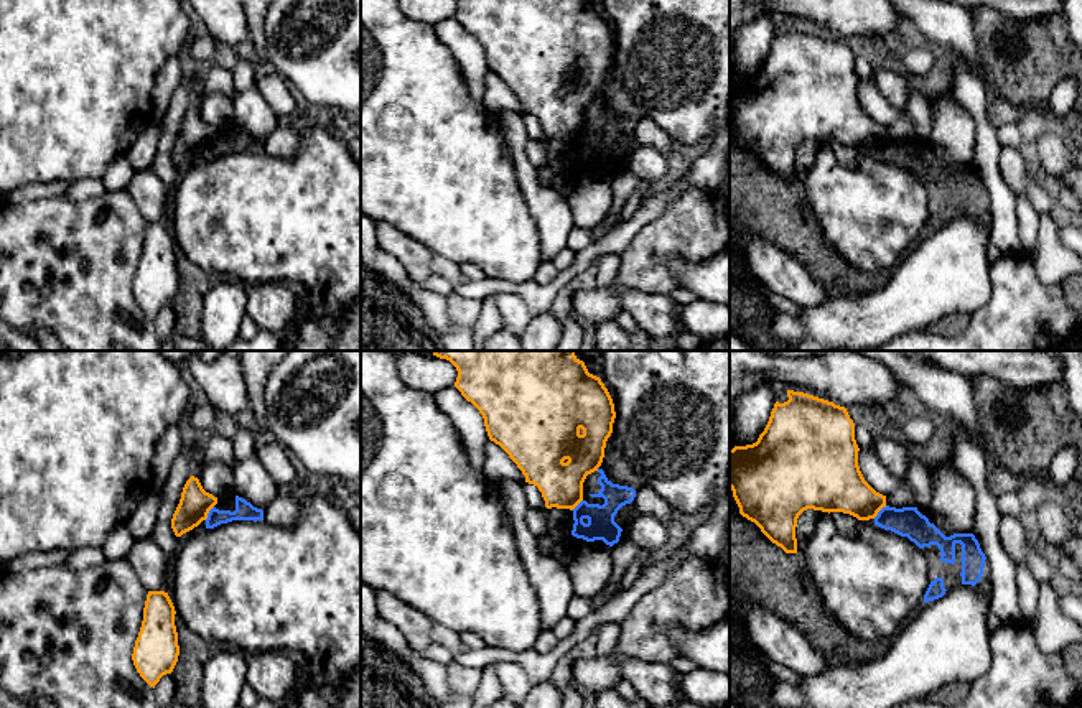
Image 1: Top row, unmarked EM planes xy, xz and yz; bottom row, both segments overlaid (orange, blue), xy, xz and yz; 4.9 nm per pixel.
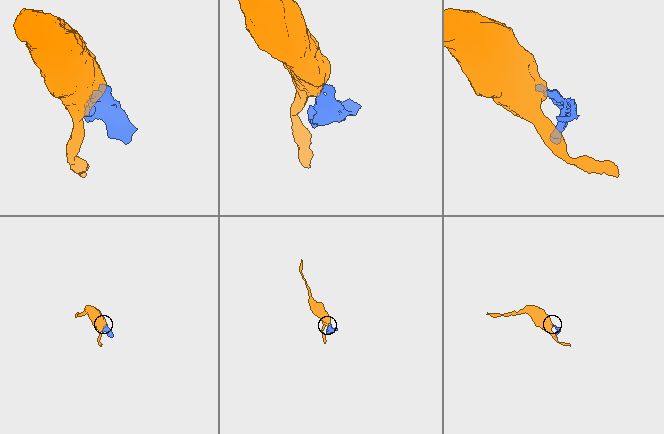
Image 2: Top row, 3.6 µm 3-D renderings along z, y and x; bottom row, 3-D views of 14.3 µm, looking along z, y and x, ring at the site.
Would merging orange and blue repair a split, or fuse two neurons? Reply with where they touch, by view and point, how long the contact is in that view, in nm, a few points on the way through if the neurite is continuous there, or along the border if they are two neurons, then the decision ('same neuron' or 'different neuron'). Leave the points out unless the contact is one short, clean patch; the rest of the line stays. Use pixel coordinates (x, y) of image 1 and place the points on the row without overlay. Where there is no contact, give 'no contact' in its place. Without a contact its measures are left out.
meets orange in yz at (880, 140); contact 90 nm long; border along yz (886, 137), (873, 149); different neuron

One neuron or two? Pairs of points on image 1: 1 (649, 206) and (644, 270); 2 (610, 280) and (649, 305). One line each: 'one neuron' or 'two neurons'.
1: two neurons
2: one neuron

